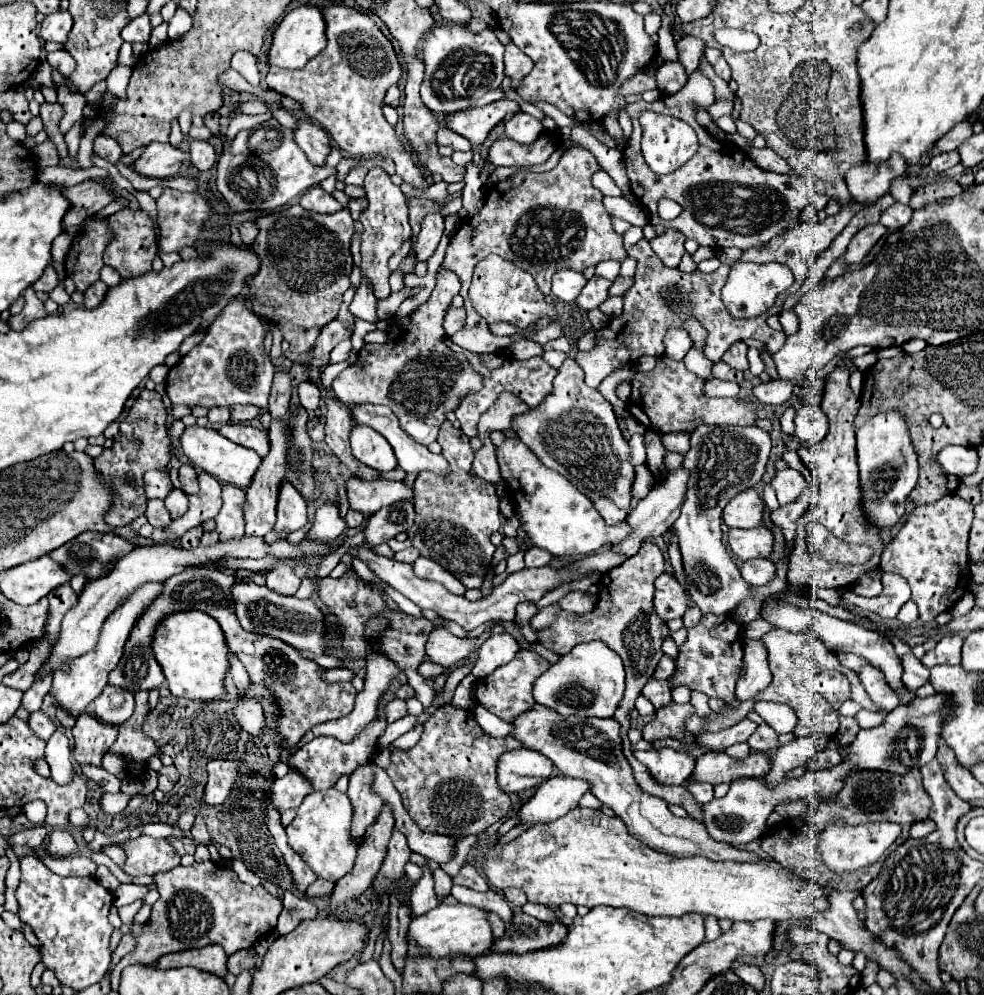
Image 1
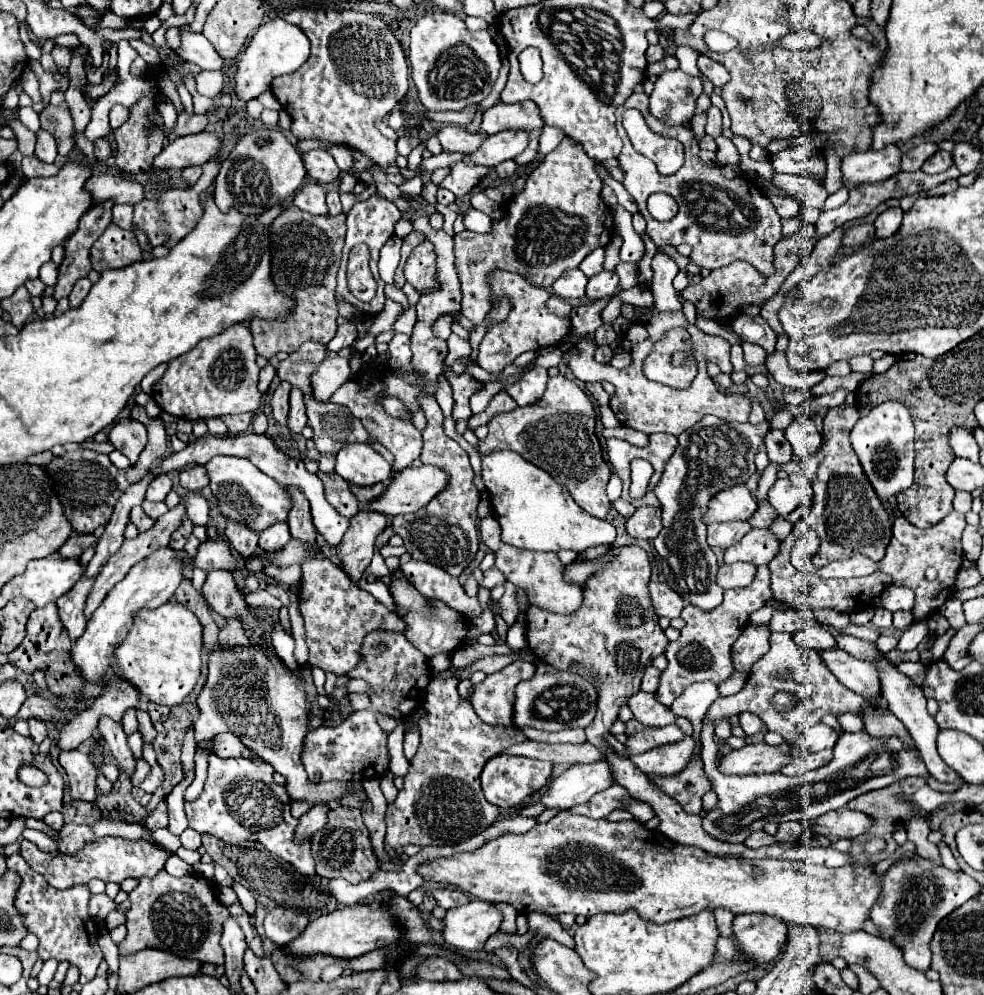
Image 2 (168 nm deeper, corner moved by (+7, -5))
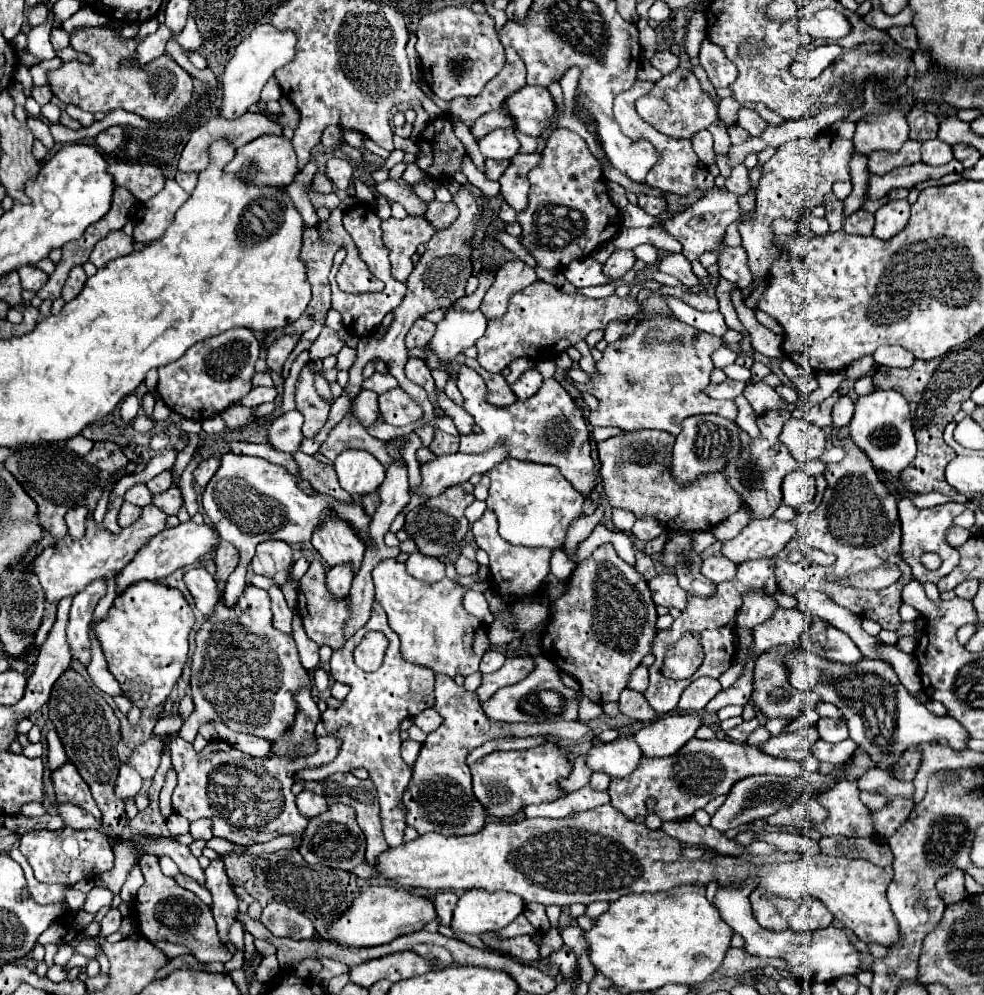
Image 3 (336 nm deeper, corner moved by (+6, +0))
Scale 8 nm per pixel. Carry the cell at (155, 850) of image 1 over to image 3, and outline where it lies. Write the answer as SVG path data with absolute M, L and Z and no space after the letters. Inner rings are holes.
M59 828L59 830L35 830L21 836L19 842L21 854L31 864L35 878L47 884L65 884L73 886L79 880L95 878L105 870L113 868L113 848L107 836L95 828L91 830L75 830L75 828Z

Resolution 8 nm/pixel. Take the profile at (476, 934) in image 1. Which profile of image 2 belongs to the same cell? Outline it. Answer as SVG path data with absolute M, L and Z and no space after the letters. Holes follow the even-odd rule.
M470 901L446 913L442 919L442 939L460 953L482 951L486 939L500 929L500 921L502 915L492 903Z

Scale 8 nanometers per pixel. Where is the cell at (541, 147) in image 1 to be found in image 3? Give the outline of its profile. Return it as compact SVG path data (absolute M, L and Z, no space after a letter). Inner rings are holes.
M533 152L533 154L517 154L511 160L511 166L503 172L503 176L499 178L501 184L501 194L505 198L505 202L515 210L521 212L525 210L527 202L529 202L529 182L527 182L527 174L533 166L537 166L541 154Z

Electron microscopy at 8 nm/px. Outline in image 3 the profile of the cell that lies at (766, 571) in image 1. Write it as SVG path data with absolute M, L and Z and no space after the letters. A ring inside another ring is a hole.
M711 556L701 562L701 574L705 574L715 584L735 578L735 572L737 572L737 564L733 564L725 556L721 556L721 558Z

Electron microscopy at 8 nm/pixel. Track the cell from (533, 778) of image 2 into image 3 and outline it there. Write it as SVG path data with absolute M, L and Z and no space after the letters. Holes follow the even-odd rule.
M547 738L545 744L519 750L519 752L491 752L489 756L477 760L471 766L473 776L473 794L485 806L487 816L491 818L511 818L521 812L529 804L543 804L555 802L567 792L559 786L563 778L571 774L573 764L569 762L567 754L557 746L553 738Z

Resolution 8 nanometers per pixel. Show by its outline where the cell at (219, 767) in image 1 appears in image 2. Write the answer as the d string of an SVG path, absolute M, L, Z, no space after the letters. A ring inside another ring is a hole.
M208 755L208 779L202 795L186 803L186 817L190 827L200 833L210 833L224 843L236 845L244 839L260 841L270 853L288 861L296 871L306 877L316 877L316 861L312 859L310 845L294 845L292 835L298 819L290 815L290 799L284 787L276 785L272 779L272 767L268 763L258 765L246 759L220 759L218 755Z

